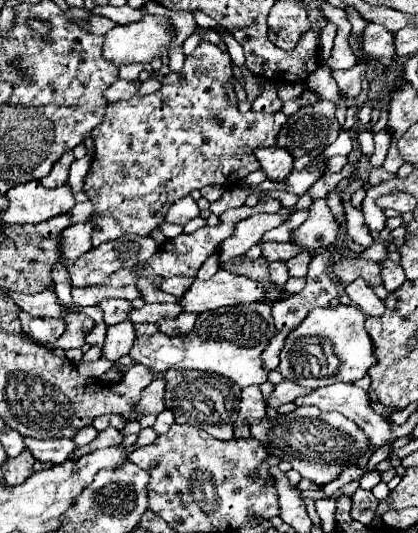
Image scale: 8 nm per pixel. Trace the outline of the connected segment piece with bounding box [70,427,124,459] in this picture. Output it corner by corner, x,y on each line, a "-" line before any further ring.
108,427
108,429
100,431
100,433
98,433
98,437
96,437
92,443
88,443
88,445
84,445
84,447
78,447
70,459
78,459
78,457
82,457
82,455
86,455
86,453
90,453
90,451
102,449
102,447
120,445
122,441
124,441
124,435
122,435
118,429
114,429
114,427

